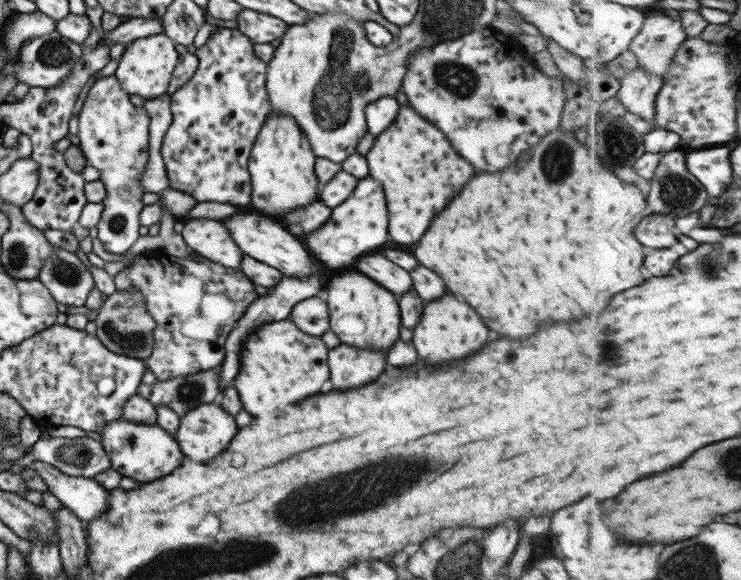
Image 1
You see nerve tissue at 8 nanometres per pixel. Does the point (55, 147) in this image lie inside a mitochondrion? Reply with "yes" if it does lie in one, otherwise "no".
no

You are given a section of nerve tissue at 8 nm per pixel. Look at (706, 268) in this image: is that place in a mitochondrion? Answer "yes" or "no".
yes

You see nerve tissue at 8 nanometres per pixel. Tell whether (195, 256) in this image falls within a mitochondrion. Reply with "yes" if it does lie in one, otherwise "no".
no

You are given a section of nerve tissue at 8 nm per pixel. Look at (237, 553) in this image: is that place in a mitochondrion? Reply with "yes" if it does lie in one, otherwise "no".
yes

